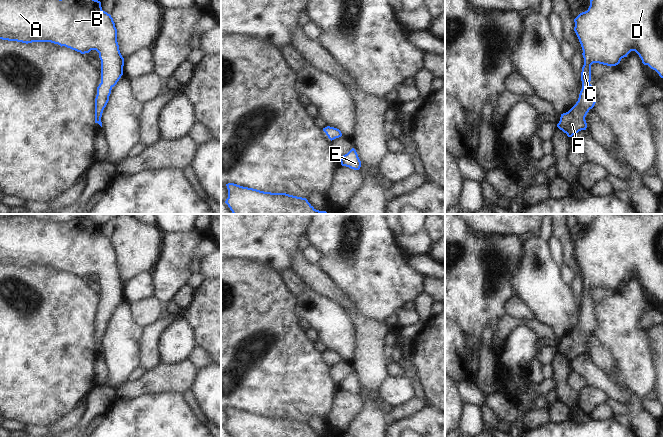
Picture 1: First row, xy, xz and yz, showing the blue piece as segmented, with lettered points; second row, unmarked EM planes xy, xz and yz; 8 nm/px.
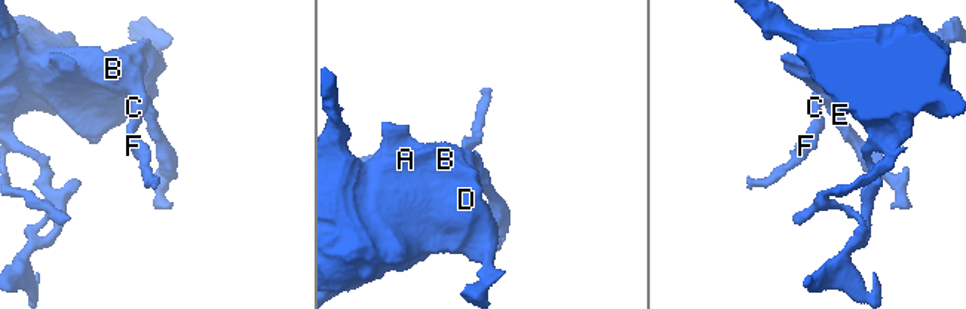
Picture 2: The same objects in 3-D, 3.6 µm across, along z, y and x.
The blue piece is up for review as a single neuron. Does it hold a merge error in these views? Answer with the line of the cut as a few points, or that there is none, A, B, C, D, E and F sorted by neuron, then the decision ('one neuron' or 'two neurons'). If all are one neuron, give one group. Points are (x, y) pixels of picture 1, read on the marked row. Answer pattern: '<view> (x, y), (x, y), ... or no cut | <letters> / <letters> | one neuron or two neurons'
no cut | A B C D E F | one neuron

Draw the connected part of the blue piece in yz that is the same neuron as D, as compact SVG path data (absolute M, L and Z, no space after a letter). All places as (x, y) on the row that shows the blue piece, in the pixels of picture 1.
M590 0L588 10L580 13L574 22L574 31L583 50L584 65L578 101L568 112L561 114L557 124L568 137L586 130L585 117L596 103L595 91L590 84L593 63L616 66L622 58L635 51L644 65L663 78L663 0Z

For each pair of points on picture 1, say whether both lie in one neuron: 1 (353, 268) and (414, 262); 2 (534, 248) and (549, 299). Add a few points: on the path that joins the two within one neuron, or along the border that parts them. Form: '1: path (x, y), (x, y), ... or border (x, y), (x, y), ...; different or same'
1: border (407, 256), (409, 265), (424, 276); different
2: path (541, 261), (542, 286); same

